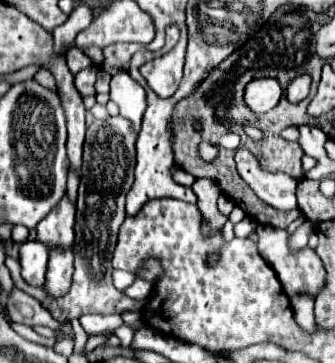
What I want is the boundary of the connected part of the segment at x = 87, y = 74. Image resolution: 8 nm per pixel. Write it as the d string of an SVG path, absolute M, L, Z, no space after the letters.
M90 67L90 69L82 69L82 71L78 71L78 73L74 75L74 83L76 83L76 89L80 91L80 95L82 95L82 97L96 93L96 91L94 91L96 71L98 71L96 67Z

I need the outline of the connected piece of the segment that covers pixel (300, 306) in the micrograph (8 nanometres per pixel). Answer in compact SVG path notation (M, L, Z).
M296 295L296 297L290 297L290 303L294 309L296 323L306 333L314 333L318 329L314 323L314 299L310 295Z

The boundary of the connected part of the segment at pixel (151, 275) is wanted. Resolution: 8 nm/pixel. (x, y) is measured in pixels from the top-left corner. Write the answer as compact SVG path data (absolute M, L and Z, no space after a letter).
M150 259L150 263L146 263L146 271L142 271L142 275L138 275L138 277L154 283L154 279L158 279L158 275L162 275L162 267L158 267L158 263L154 263L154 259Z

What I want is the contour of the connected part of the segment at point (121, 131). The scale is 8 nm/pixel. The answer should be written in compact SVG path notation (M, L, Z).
M110 117L106 123L94 121L86 131L84 141L84 165L82 165L82 181L78 189L78 207L76 207L76 241L74 241L74 281L70 293L52 299L46 295L44 287L30 287L24 283L20 275L20 263L12 257L6 257L6 267L10 269L12 281L18 289L36 297L60 323L80 319L82 315L122 315L126 311L140 313L146 303L124 297L112 285L112 253L118 239L118 229L126 219L124 197L126 191L134 183L134 167L136 167L136 135L132 133L130 121L124 117Z

